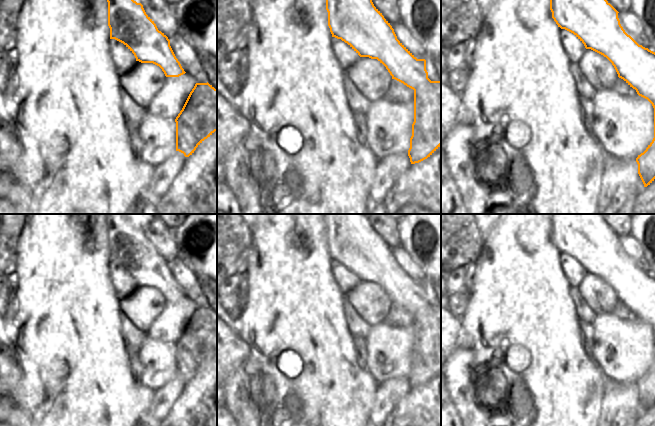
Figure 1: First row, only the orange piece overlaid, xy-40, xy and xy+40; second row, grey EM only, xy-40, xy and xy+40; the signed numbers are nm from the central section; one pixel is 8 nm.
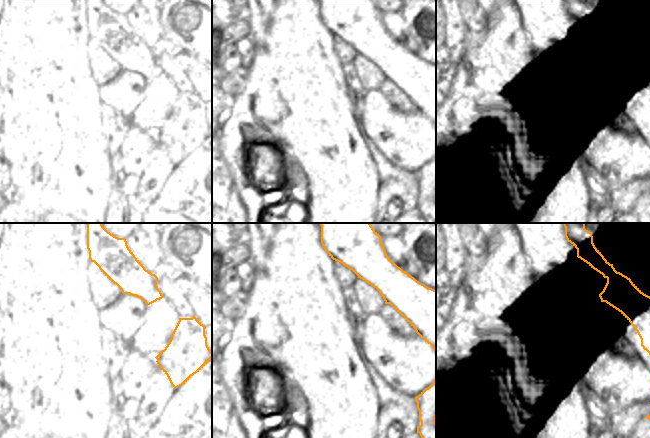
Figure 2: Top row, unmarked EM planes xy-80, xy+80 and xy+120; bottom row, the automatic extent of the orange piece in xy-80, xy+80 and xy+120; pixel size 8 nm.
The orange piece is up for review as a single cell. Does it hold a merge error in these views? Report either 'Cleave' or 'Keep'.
Cleave

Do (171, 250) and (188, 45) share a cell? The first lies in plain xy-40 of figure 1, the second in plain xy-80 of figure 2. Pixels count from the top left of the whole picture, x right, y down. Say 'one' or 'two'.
two

